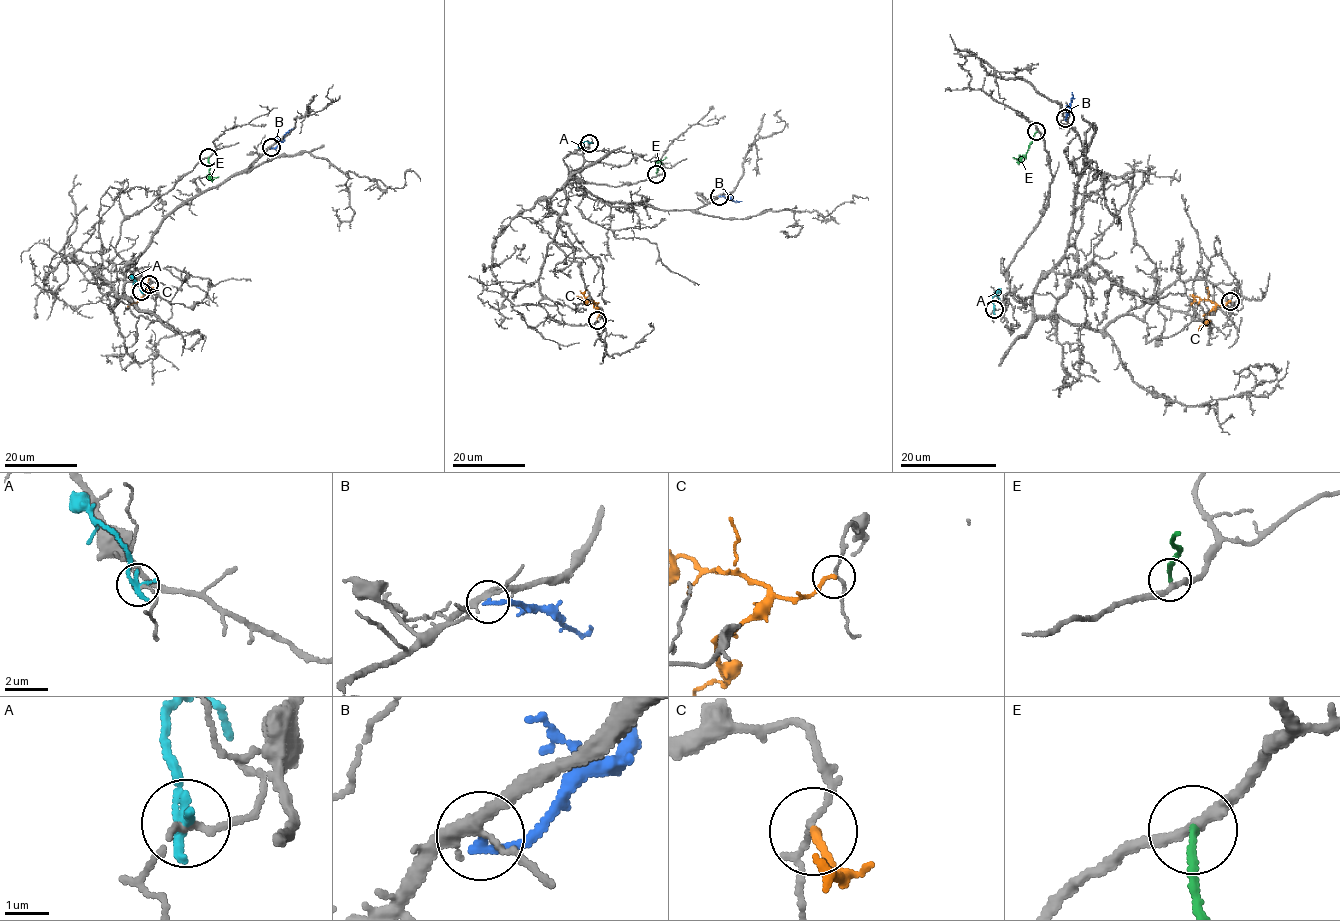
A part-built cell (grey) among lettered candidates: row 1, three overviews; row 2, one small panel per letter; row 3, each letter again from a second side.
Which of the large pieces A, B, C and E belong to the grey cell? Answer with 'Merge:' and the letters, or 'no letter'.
Merge: E

